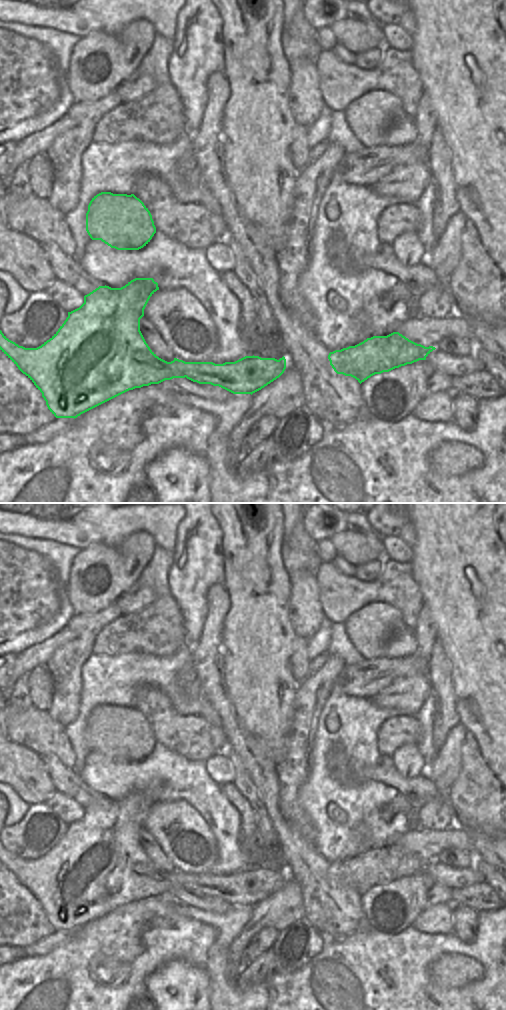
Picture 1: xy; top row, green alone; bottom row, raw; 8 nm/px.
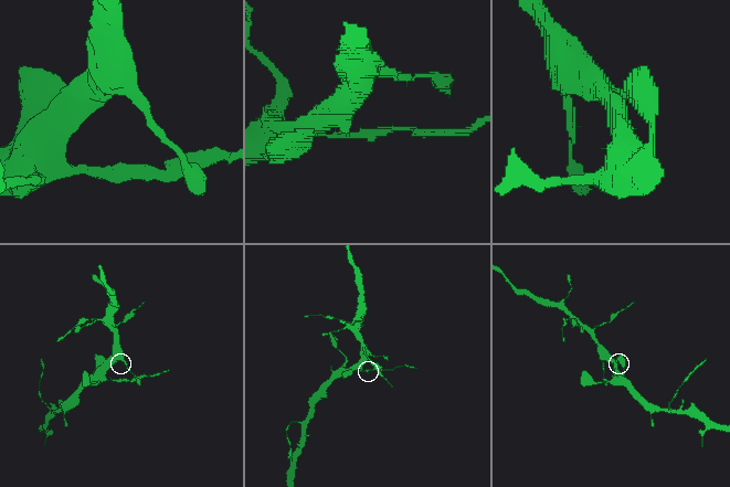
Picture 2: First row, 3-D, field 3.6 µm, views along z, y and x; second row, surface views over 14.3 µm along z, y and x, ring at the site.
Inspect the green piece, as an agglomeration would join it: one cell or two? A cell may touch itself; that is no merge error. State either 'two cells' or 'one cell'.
two cells

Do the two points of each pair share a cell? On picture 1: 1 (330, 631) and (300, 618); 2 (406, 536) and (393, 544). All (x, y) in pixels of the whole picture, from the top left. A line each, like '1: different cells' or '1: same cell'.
1: different cells
2: different cells

